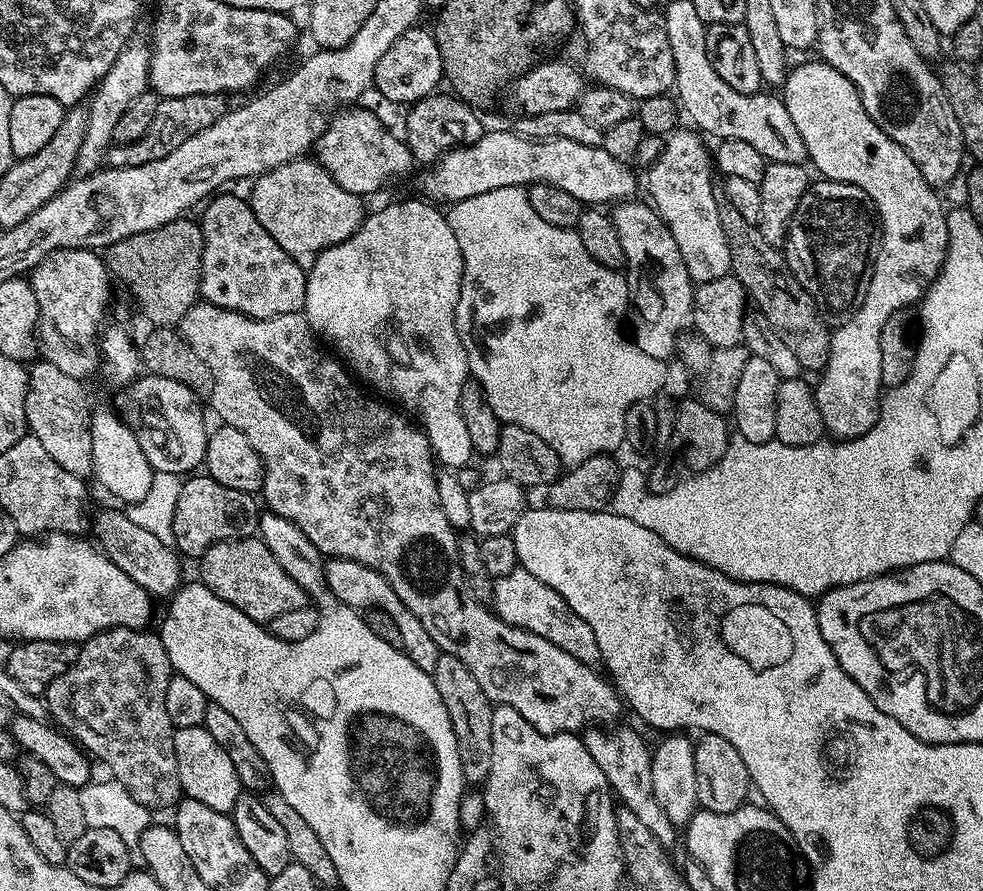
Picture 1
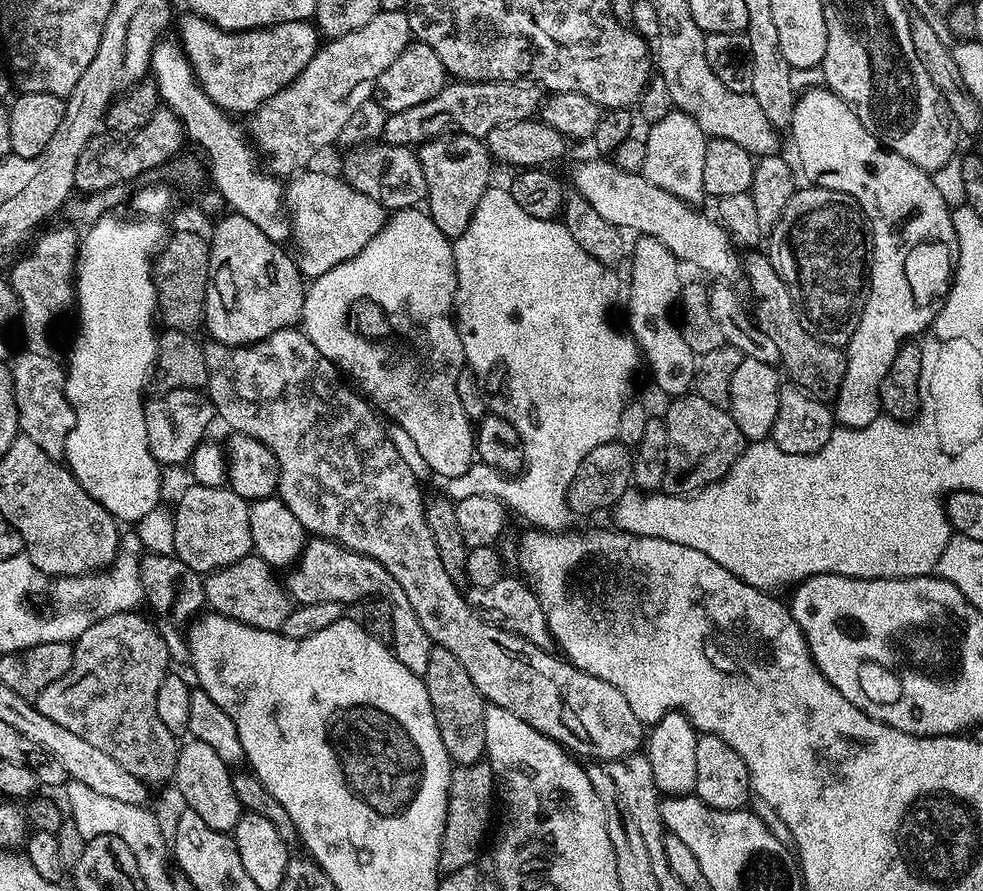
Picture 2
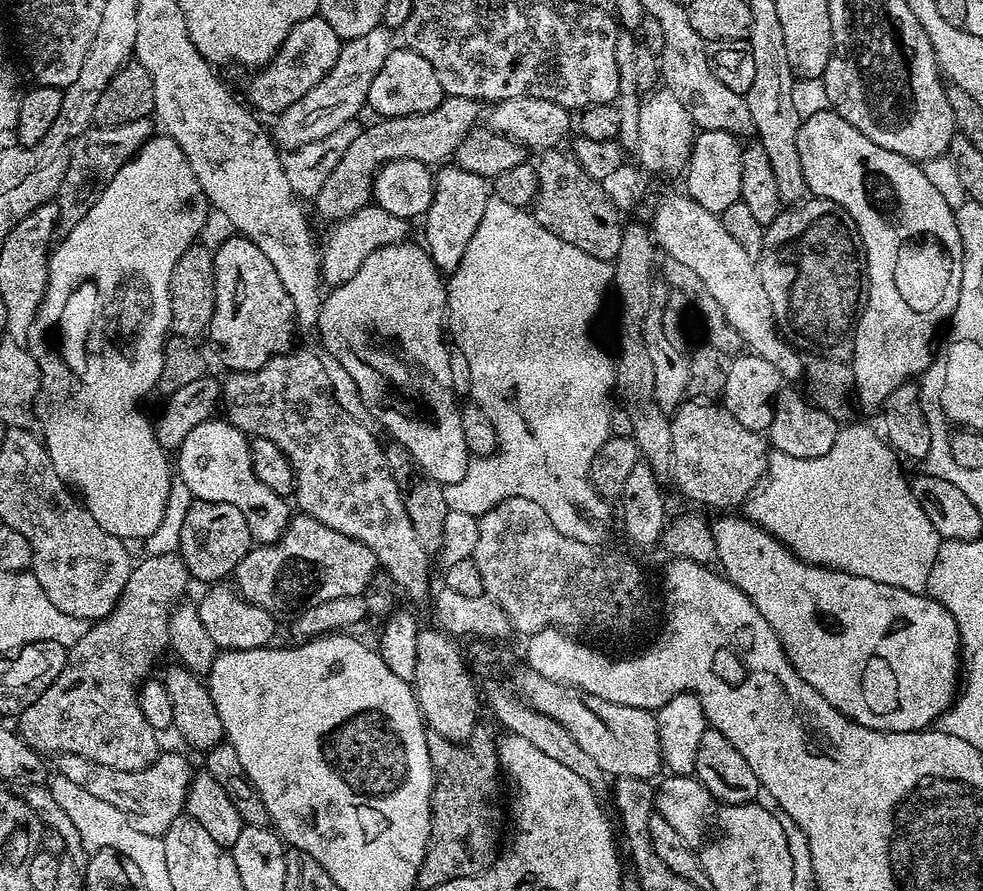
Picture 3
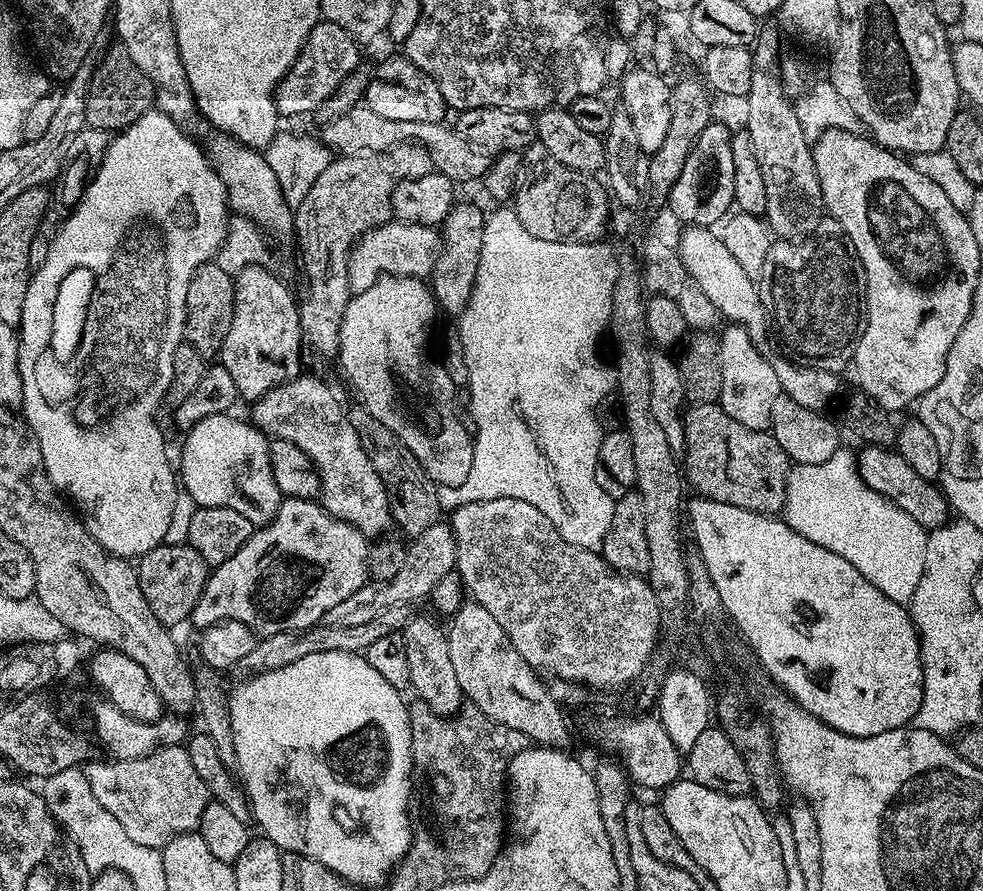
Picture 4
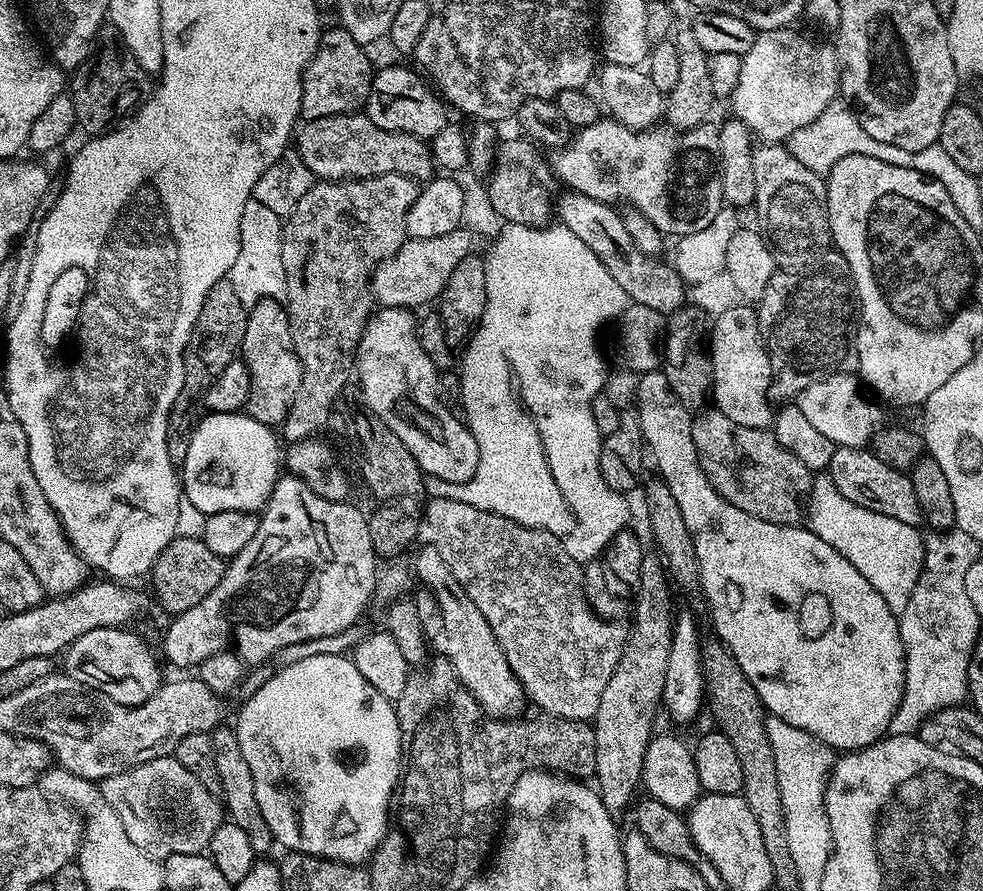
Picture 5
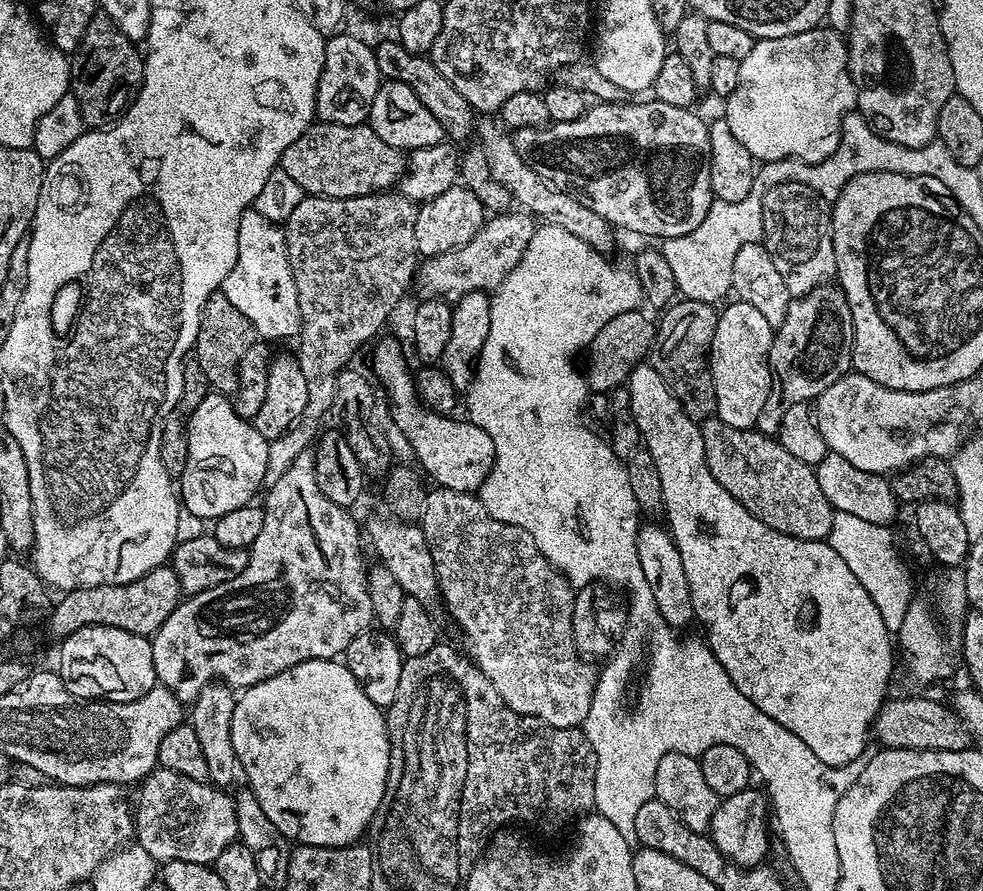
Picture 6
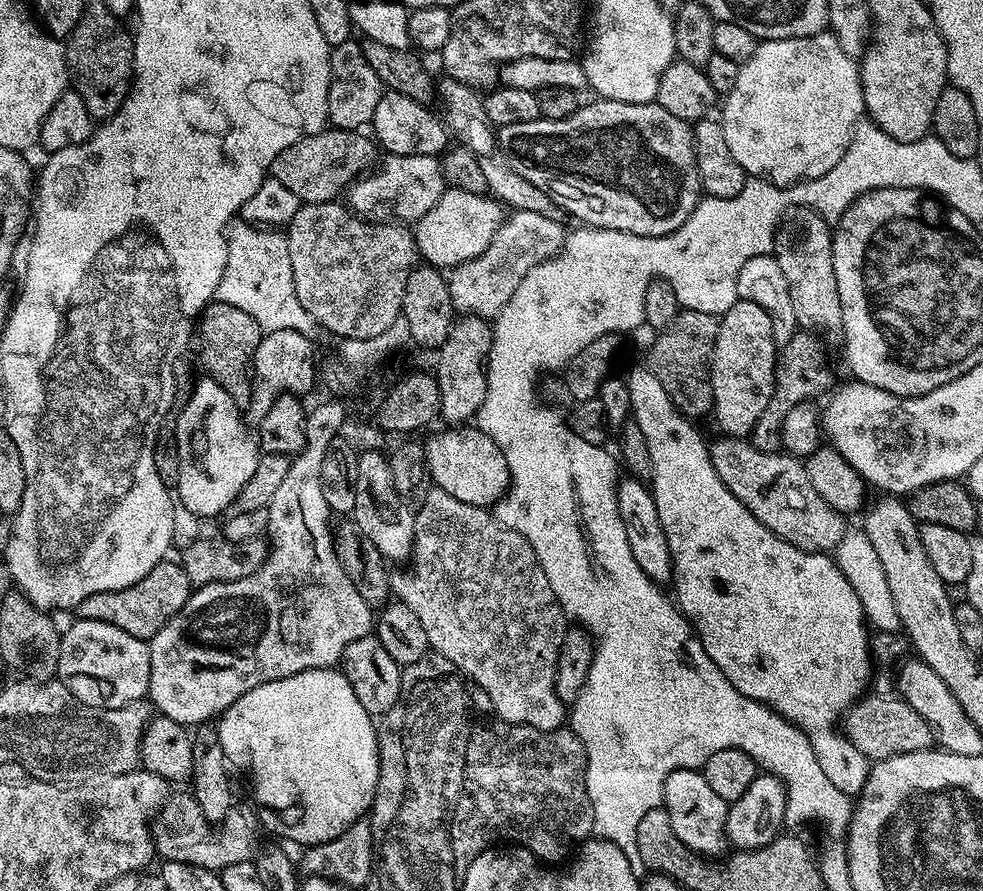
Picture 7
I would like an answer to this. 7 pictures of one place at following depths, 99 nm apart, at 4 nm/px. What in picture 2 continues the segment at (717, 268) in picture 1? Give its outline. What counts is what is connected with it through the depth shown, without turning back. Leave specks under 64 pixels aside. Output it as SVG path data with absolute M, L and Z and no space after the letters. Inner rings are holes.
M679 110L668 112L666 118L662 118L657 124L651 125L647 131L648 136L643 137L646 146L646 162L642 173L644 177L650 182L654 182L654 186L662 186L662 190L682 198L687 204L699 205L701 203L699 200L705 199L706 196L702 186L702 170L706 166L706 146L709 137L704 135L704 131L698 126L698 122L694 122L694 118L690 118L690 114Z

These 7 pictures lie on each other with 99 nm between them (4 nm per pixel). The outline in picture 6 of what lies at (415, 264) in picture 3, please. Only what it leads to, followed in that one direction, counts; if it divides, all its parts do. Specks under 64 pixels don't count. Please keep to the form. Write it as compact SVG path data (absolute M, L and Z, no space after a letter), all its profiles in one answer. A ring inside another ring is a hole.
M383 340L375 345L377 348L372 352L372 372L380 379L380 384L388 395L388 404L392 407L392 420L396 423L397 430L408 439L408 444L416 455L415 463L423 469L426 476L428 471L427 479L432 479L433 485L455 492L475 493L492 469L490 434L486 434L486 430L482 430L467 418L451 420L448 416L439 416L439 411L425 407L416 392L413 369L408 369L399 342Z

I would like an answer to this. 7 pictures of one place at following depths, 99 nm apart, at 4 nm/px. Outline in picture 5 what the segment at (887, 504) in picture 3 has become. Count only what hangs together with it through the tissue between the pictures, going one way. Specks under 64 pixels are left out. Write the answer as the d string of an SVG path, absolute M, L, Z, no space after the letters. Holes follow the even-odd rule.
M826 474L817 475L812 481L812 490L806 497L806 520L822 542L830 542L830 546L834 546L834 550L838 550L838 554L842 554L842 558L846 558L846 562L850 562L850 566L854 566L854 570L858 570L858 574L862 574L862 578L866 578L866 582L870 582L870 586L874 586L874 590L886 598L886 606L890 606L892 612L899 614L906 610L906 602L910 602L910 594L914 594L914 586L924 565L925 541L922 536L920 540L919 527L886 518L874 510L866 510L850 502L850 498L842 498Z

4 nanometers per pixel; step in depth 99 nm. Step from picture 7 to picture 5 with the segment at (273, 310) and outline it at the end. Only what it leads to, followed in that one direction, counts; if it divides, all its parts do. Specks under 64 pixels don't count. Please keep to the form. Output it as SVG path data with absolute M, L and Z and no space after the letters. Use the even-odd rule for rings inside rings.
M250 199L243 207L239 223L239 250L234 266L228 275L234 292L245 306L251 306L263 299L283 299L285 294L285 270L282 263L281 238L282 218L262 203Z

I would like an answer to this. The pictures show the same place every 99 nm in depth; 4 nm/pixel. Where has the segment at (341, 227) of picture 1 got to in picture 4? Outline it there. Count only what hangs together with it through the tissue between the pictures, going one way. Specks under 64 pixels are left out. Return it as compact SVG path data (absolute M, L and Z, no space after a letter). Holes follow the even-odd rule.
M393 218L387 224L371 228L357 240L348 256L348 277L353 293L370 290L370 286L374 286L374 282L382 275L431 277L441 247L442 240L437 229L430 226L407 224L404 220Z

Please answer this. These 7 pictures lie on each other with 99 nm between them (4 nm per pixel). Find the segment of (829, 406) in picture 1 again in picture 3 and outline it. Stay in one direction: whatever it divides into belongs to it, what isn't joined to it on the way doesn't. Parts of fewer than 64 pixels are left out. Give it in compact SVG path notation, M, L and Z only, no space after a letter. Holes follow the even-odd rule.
M835 110L828 112L816 112L813 116L805 115L803 117L800 129L798 130L798 158L802 158L802 174L806 178L806 186L813 197L838 202L854 218L856 229L860 231L860 237L864 243L864 253L868 263L868 295L864 297L860 320L856 324L856 337L854 338L854 350L850 357L850 363L854 370L854 382L856 383L856 400L865 408L866 411L872 412L883 409L886 398L898 390L898 386L909 383L913 378L923 374L928 365L932 363L934 355L934 344L932 348L932 339L941 331L945 322L951 321L952 312L958 306L958 294L962 290L962 262L964 261L964 251L962 250L962 234L958 234L958 222L956 213L938 194L934 182L926 178L923 167L917 161L907 160L902 154L894 154L894 150L886 150L878 146L862 130L850 126L846 118L842 118Z

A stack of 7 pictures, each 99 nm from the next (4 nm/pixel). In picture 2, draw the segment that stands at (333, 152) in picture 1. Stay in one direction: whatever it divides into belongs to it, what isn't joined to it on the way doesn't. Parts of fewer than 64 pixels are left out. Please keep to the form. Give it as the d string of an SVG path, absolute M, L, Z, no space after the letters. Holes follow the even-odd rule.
M367 142L353 147L344 160L343 179L350 187L374 198L385 210L417 207L427 197L426 178L422 178L419 155L402 144Z

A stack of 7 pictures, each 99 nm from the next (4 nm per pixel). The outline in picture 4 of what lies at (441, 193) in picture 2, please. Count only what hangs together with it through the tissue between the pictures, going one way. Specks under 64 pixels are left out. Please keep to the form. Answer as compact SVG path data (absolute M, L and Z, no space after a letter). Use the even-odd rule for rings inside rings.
M453 203L450 214L446 214L442 225L442 247L432 267L430 287L441 313L449 312L452 318L459 317L470 302L474 290L474 278L478 270L478 258L482 254L482 234L485 213L472 204Z

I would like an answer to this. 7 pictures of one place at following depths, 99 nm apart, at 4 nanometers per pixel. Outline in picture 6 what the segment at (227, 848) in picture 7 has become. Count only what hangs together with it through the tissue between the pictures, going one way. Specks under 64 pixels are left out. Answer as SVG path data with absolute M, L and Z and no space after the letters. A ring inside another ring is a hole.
M159 766L139 781L138 788L140 793L134 796L134 838L157 863L182 861L211 865L237 839L235 804L227 791Z

